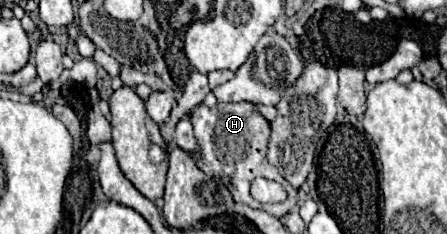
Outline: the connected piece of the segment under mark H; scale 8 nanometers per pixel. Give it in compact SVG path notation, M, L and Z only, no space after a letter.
M218 101L214 107L208 107L208 105L202 103L196 109L192 109L190 121L194 125L194 137L196 137L196 143L200 147L198 155L194 155L196 165L216 181L222 181L222 177L228 177L230 179L228 189L230 189L236 203L246 203L252 209L266 211L268 207L254 201L252 195L250 195L252 179L264 177L264 179L274 179L274 181L282 183L284 189L288 191L288 199L284 203L274 205L274 217L284 217L298 205L298 201L300 201L298 189L292 187L278 173L278 169L272 167L266 159L268 139L270 139L270 123L256 111L254 103L250 103L250 101L242 101L242 103L222 103L222 101Z

